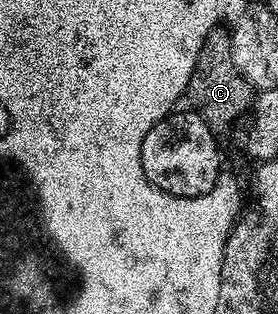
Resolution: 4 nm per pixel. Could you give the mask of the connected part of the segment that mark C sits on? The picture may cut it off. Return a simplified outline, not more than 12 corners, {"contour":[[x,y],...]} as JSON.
{"contour":[[212,28],[187,97],[210,126],[236,121],[255,92],[230,62],[230,33]]}

